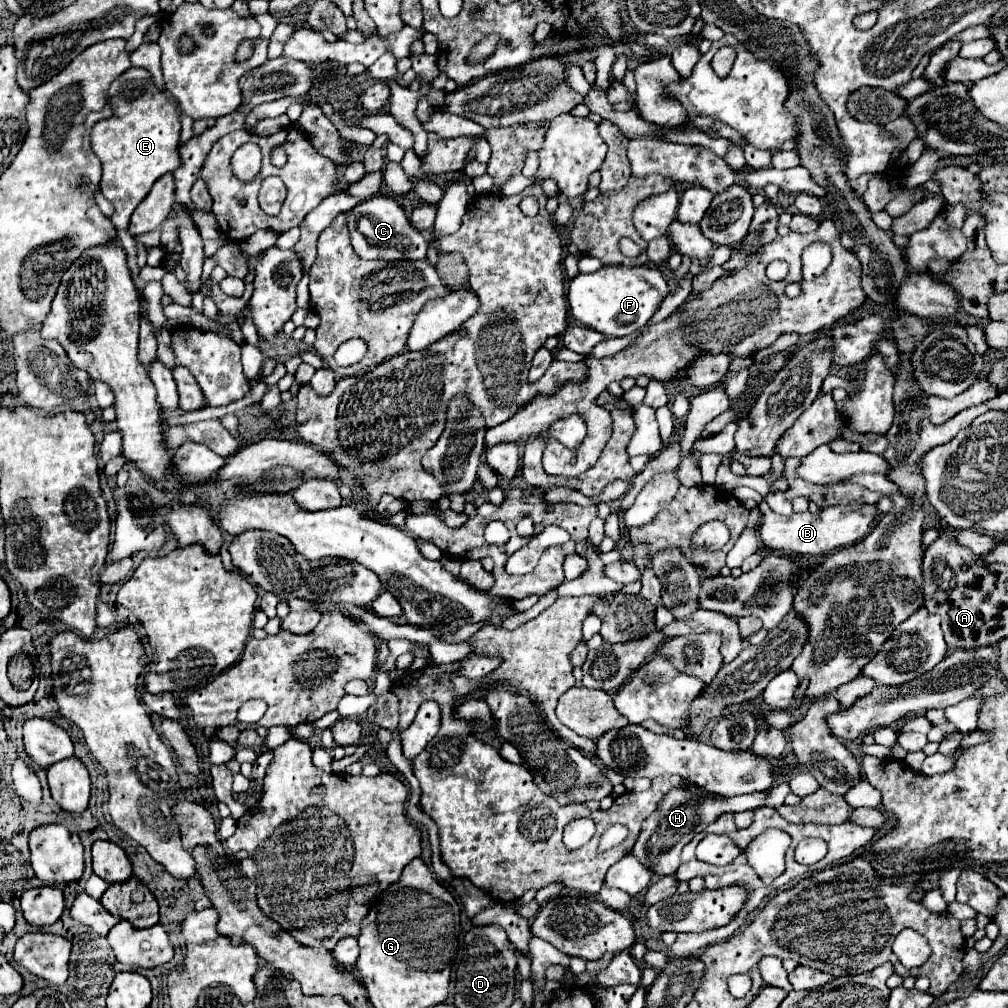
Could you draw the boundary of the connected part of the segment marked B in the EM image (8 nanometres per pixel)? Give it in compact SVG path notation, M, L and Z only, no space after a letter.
M761 501L759 511L761 511L761 521L759 521L761 543L767 549L783 551L789 555L827 555L833 549L853 545L869 533L869 525L877 517L875 505L861 505L861 503L835 505L835 507L827 507L819 513L805 511L805 513L793 513L793 515L785 517L785 515L773 513L767 502Z

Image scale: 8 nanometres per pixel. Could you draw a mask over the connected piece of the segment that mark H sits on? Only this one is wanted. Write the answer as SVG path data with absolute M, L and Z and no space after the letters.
M677 785L661 799L657 811L653 815L649 815L649 819L643 823L641 835L639 835L639 839L633 847L633 855L637 859L643 859L643 863L649 863L653 867L655 875L673 875L679 867L681 849L697 833L701 833L709 823L713 823L723 813L737 813L737 811L755 809L765 799L767 799L765 791L761 795L735 795L735 797L715 795L713 799L709 799L709 797L691 797L691 793L685 785Z

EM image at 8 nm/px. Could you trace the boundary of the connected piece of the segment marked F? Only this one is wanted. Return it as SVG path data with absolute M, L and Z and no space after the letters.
M601 267L595 273L579 273L569 283L569 305L575 319L607 337L625 337L647 325L655 315L661 301L667 297L669 287L661 271L653 267Z

